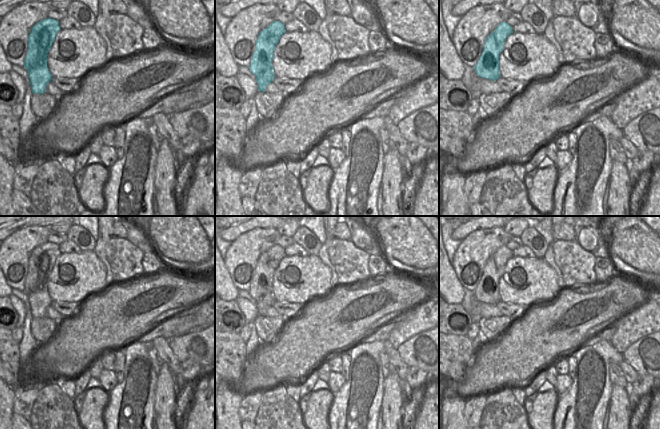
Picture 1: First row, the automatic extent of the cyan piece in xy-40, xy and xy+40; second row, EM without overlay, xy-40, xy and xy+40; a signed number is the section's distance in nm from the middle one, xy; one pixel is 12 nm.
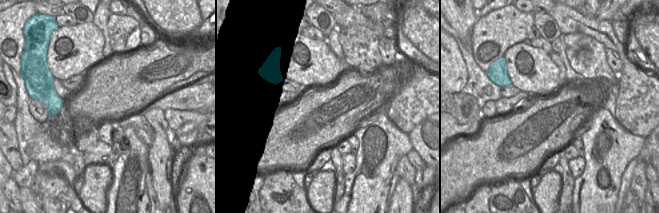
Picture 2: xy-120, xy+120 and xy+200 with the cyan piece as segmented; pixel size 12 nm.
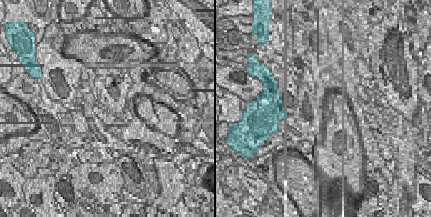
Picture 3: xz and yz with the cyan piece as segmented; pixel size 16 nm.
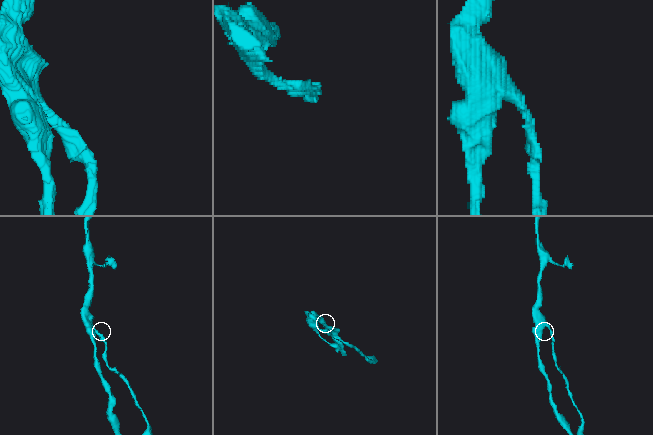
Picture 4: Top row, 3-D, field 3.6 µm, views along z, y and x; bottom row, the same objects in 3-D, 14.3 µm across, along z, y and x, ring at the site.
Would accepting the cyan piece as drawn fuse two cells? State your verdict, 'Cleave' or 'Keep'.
Cleave.

